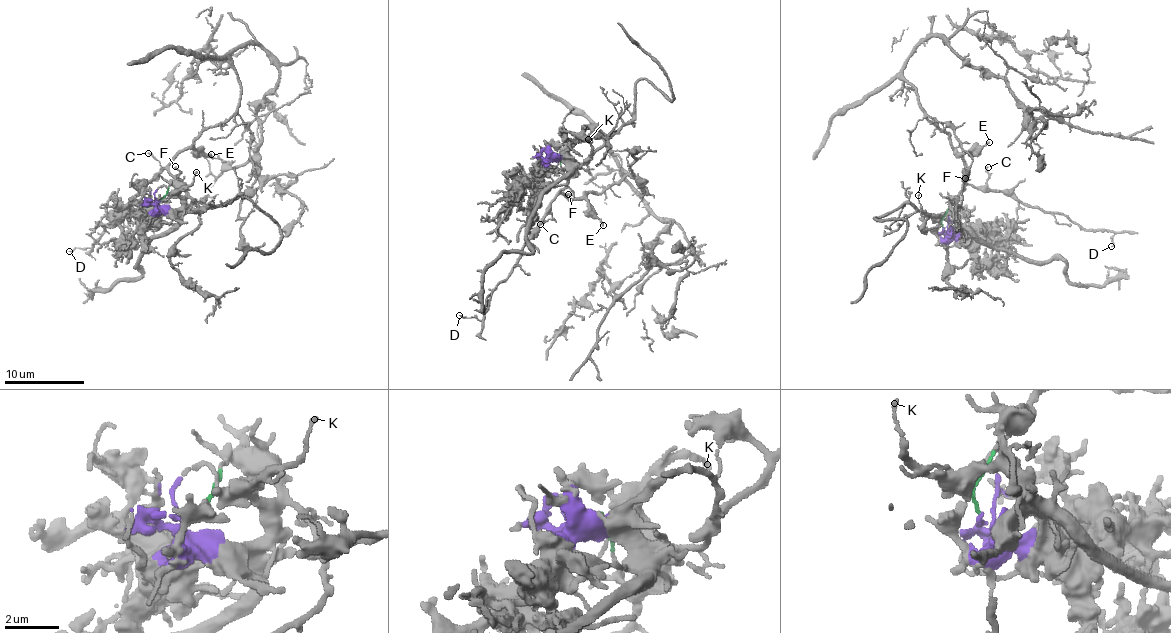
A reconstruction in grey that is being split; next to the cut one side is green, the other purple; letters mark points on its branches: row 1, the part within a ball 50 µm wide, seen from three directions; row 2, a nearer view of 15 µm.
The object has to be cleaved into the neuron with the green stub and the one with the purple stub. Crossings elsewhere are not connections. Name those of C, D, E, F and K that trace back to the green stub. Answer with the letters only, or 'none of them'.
C, D, E, F

